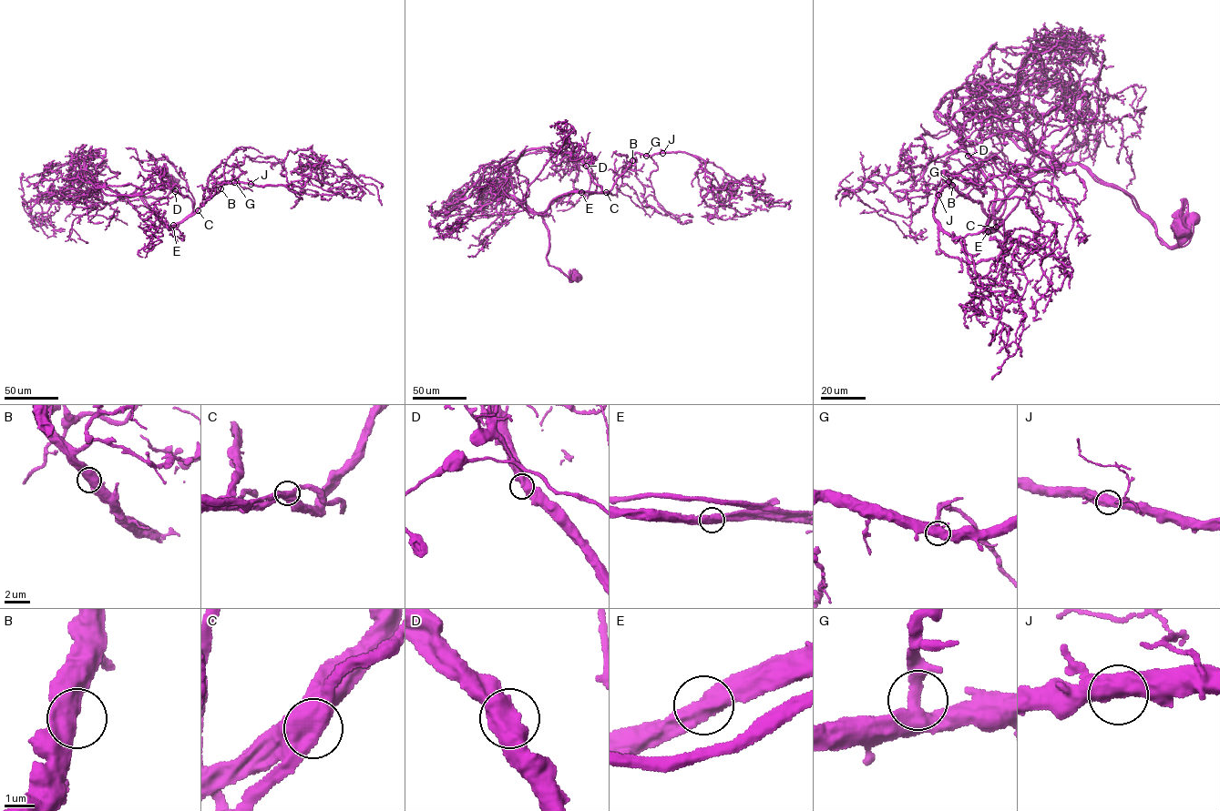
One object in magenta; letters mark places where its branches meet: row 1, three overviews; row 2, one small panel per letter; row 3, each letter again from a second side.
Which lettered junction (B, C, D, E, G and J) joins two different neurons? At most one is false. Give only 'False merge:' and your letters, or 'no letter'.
False merge: C

